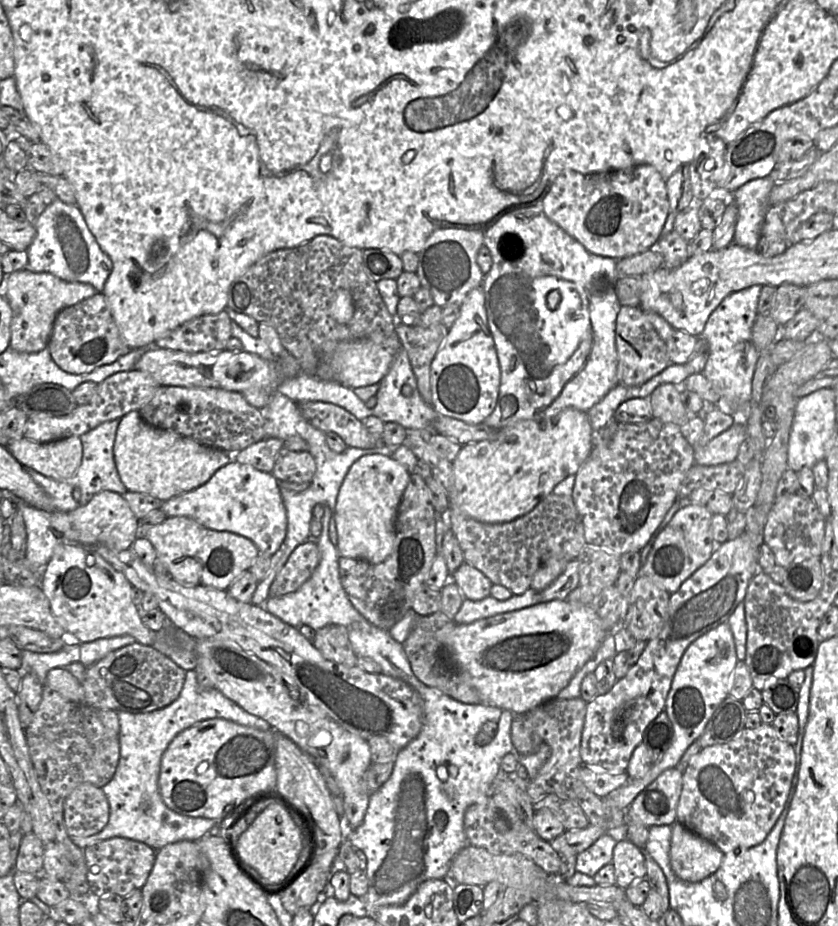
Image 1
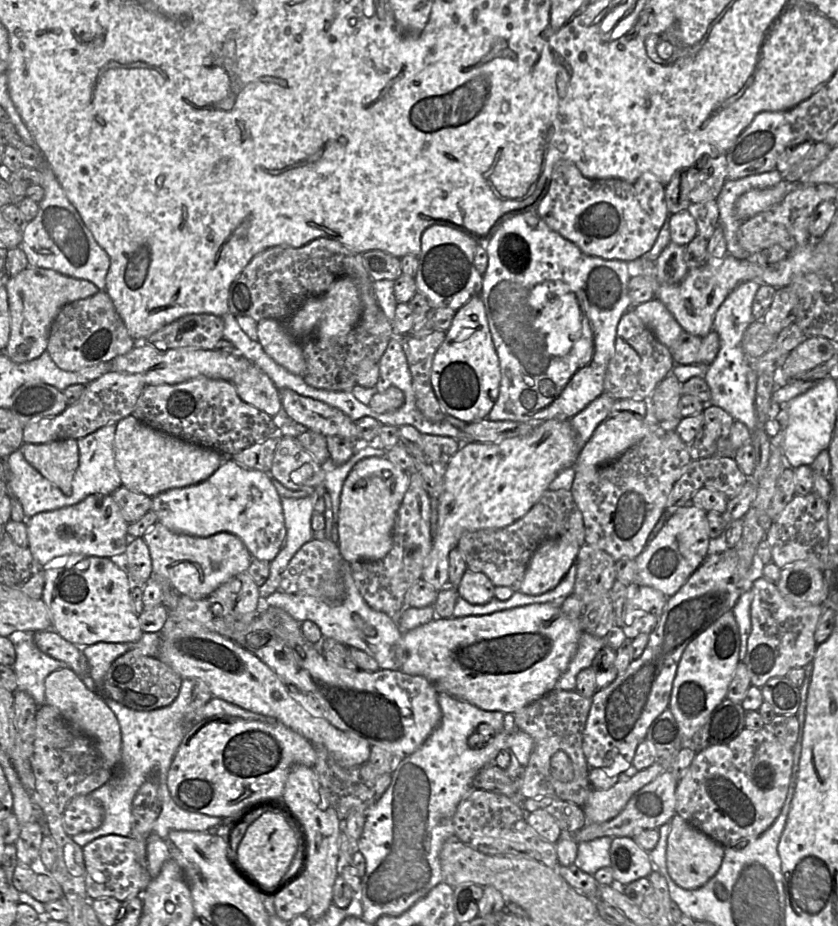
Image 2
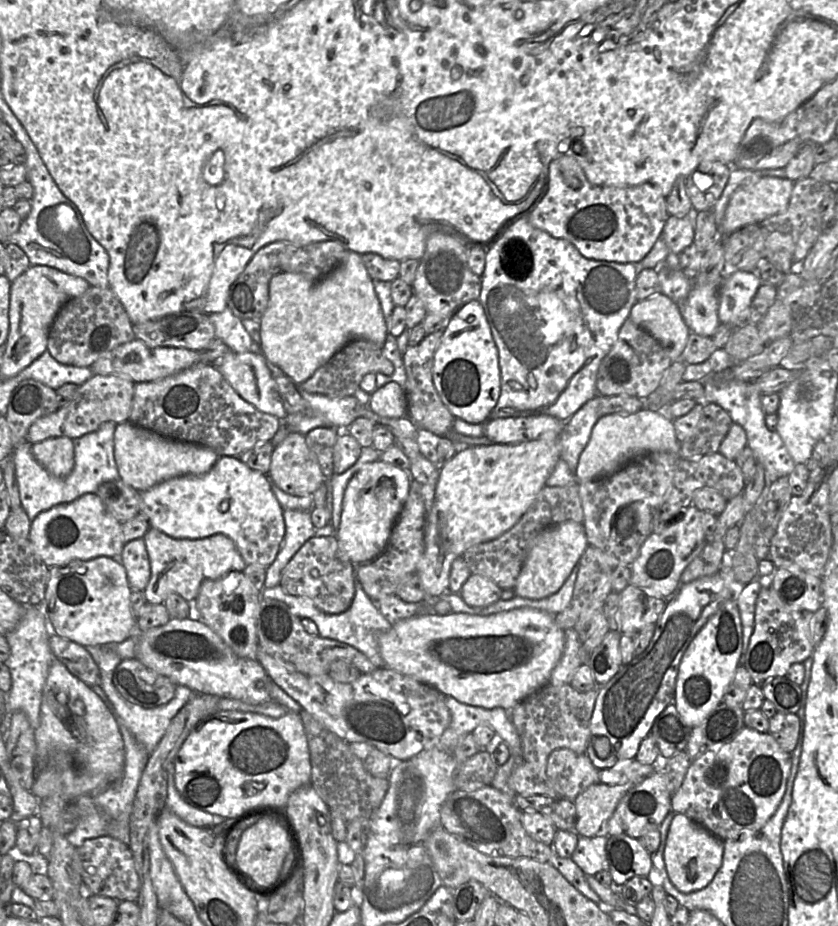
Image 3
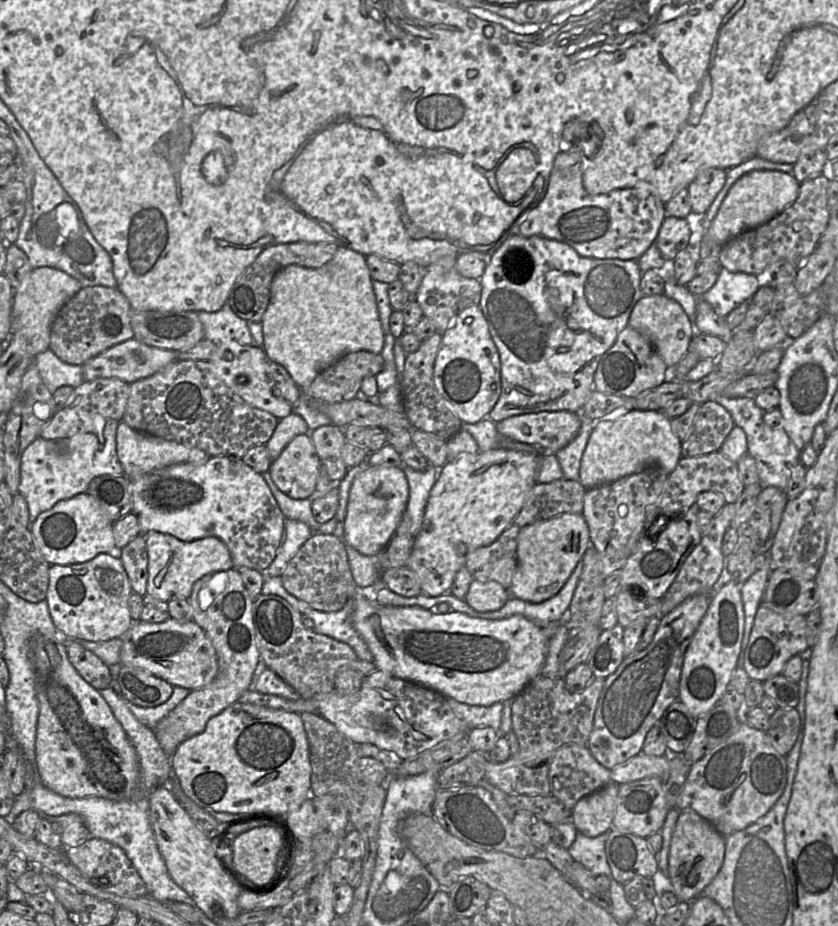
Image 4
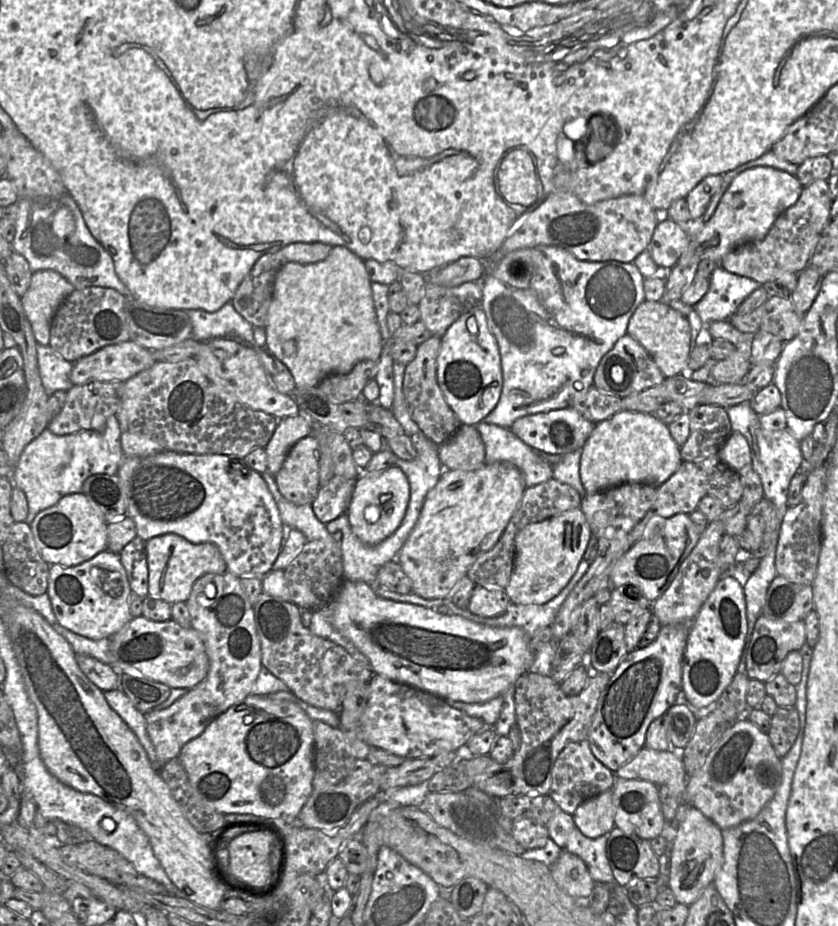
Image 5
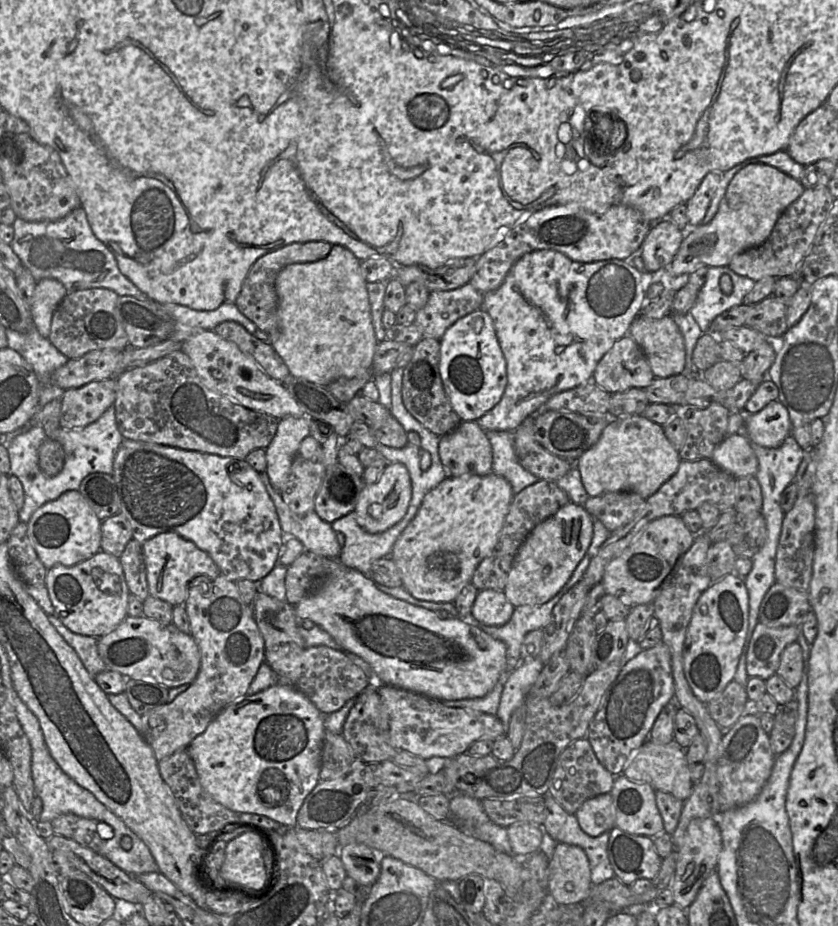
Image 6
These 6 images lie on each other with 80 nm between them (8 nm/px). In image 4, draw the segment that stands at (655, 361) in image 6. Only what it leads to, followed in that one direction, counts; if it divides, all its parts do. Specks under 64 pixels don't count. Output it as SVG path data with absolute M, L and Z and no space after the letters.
M664 294L642 296L633 307L628 325L644 335L663 359L668 368L674 368L687 354L692 337L696 333L683 308Z

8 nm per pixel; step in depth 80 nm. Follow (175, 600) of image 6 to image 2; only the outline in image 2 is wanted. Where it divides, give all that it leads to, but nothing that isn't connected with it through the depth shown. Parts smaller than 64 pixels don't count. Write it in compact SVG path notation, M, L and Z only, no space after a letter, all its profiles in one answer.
M157 522L142 538L148 545L153 566L152 577L143 586L143 603L146 608L162 604L162 591L155 576L168 579L181 595L202 599L233 577L247 572L253 560L243 541L230 532L198 537L172 532Z

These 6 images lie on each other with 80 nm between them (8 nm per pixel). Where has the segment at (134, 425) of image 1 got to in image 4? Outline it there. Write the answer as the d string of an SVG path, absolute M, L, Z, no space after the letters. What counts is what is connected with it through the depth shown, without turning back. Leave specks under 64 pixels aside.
M122 421L119 422L116 432L116 452L123 468L123 475L128 478L148 474L179 463L203 464L210 457L203 450L139 432Z

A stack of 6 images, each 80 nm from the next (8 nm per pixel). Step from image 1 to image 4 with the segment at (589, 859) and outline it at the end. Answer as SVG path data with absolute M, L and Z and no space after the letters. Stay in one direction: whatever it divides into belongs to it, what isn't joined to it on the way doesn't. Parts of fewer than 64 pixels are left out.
M577 832L577 838L568 849L570 856L587 868L594 877L605 875L612 878L611 869L606 857L606 842L609 833L589 838Z

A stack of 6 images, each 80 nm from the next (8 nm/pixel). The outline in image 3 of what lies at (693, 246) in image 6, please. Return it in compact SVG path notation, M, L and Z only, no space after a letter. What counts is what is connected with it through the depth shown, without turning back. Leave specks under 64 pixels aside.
M763 177L755 183L738 187L732 194L721 224L721 232L730 235L742 227L783 212L791 197L794 182L788 178Z

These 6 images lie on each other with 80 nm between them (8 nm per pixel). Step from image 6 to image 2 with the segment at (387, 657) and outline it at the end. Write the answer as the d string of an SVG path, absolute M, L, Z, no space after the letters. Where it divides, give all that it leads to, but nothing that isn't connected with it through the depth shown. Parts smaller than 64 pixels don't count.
M531 604L489 615L447 619L435 617L424 625L402 633L395 646L395 653L400 671L424 677L439 692L445 692L486 711L515 714L555 689L557 681L567 670L577 651L582 632L580 619L569 618L561 607Z

